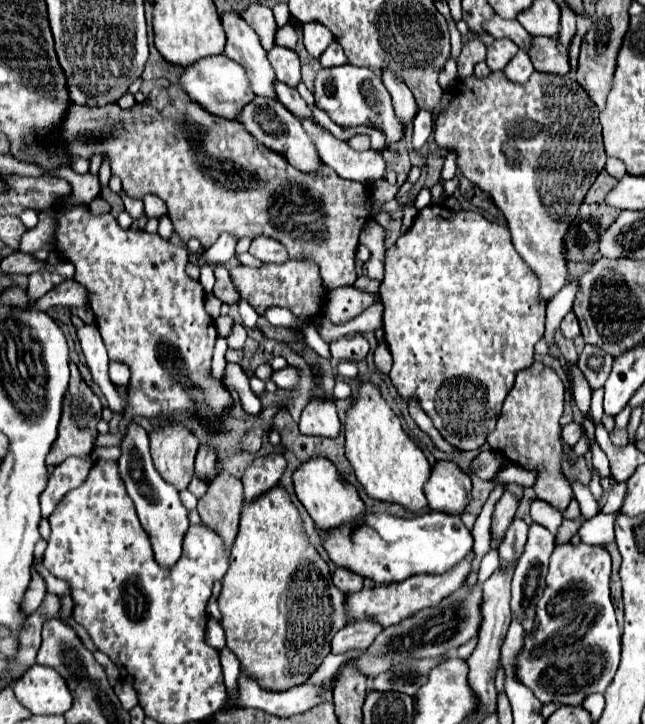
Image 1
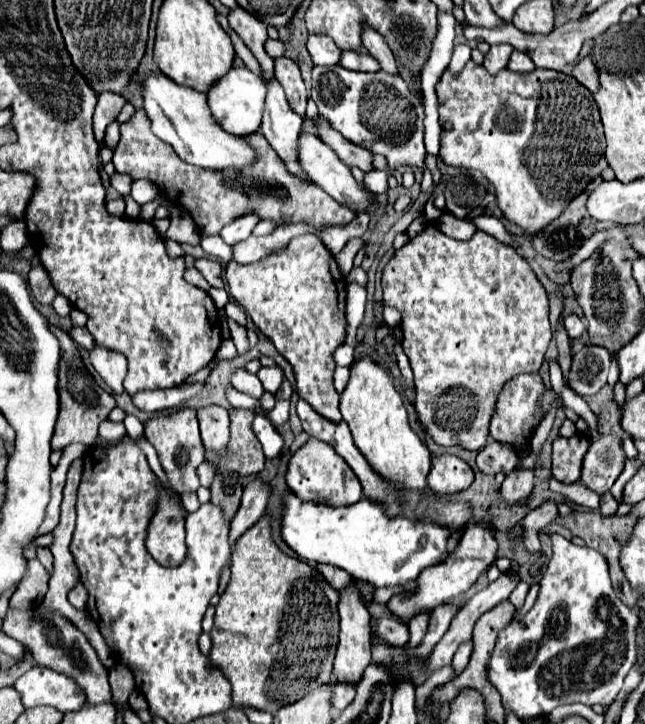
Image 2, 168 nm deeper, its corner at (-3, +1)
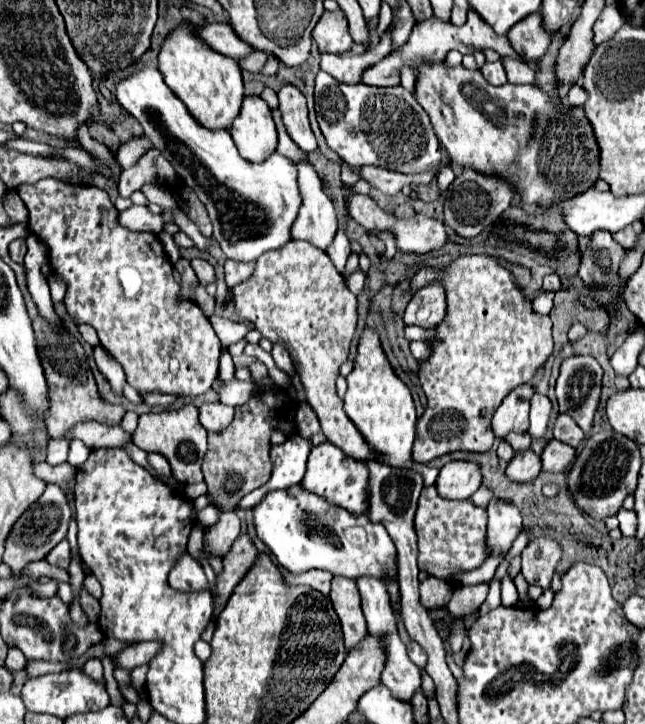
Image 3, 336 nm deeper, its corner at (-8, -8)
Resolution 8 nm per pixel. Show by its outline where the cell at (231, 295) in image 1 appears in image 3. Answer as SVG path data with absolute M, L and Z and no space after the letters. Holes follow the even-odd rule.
M194 258L194 260L190 260L190 264L192 264L192 268L194 268L194 272L196 272L202 286L208 286L208 284L212 284L216 280L214 278L214 268L212 268L212 264L208 260Z

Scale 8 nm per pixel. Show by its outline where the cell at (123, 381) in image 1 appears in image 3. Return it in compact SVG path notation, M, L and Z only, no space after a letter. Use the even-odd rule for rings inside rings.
M96 346L96 348L94 348L94 360L96 360L100 372L102 372L102 374L108 378L108 382L112 384L112 388L114 388L116 392L122 392L122 386L124 386L124 382L126 382L126 376L124 376L124 372L122 372L122 366L120 366L102 346Z

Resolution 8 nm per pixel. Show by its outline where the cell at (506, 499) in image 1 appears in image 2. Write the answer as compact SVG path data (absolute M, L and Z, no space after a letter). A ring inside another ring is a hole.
M519 469L511 471L499 489L501 499L507 505L517 505L525 501L533 491L533 479L535 479L533 471L519 471Z

